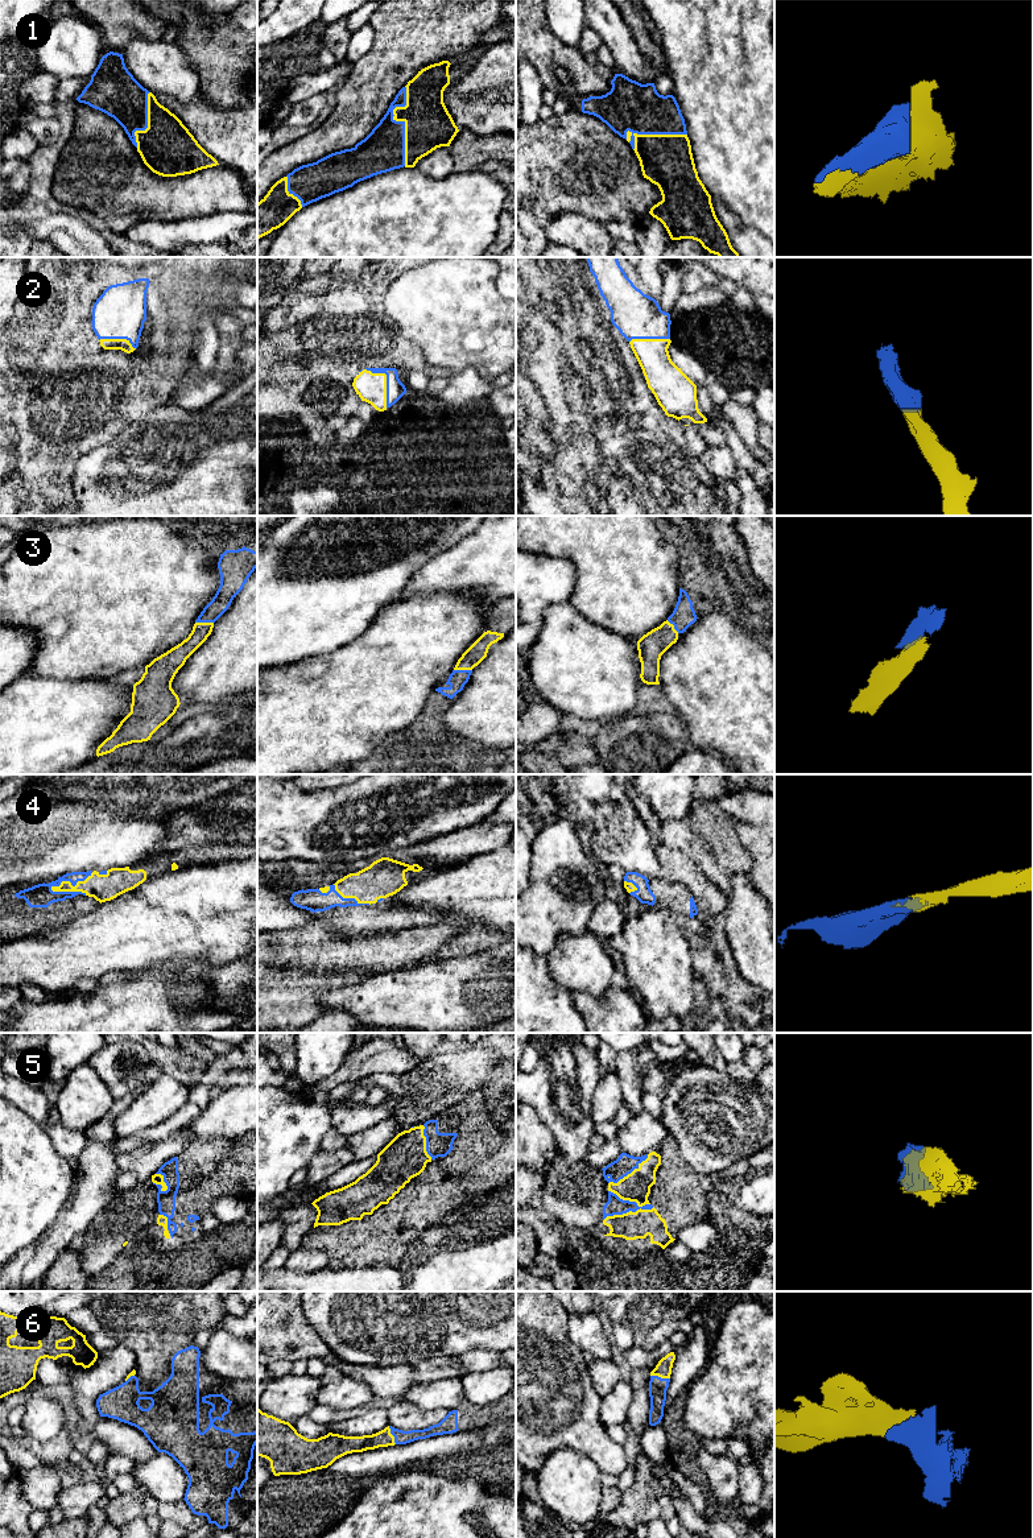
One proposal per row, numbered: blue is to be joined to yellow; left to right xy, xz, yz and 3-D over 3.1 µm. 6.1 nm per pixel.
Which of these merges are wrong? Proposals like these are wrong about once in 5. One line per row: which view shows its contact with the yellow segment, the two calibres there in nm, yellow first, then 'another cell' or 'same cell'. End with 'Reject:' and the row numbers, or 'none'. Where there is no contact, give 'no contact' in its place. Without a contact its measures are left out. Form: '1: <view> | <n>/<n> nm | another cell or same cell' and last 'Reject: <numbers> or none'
1: xz | 280/260 nm | same cell
2: xz | 180/110 nm | same cell
3: xy | 120/120 nm | same cell
4: xy | 160/140 nm | same cell
5: yz | 170/110 nm | same cell
6: yz | 100/110 nm | same cell
Reject: none

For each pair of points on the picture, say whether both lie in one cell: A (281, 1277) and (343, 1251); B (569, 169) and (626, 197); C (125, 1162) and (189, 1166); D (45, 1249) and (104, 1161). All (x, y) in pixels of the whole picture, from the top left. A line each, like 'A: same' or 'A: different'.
A: different
B: same
C: different
D: same

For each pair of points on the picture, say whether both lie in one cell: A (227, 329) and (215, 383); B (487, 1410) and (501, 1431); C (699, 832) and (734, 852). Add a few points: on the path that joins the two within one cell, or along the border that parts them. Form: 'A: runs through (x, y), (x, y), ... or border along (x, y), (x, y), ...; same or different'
A: runs through (227, 342), (227, 367), (224, 369); same
B: border along (501, 1415), (466, 1431); different
C: runs through (707, 839), (720, 852), (726, 852); same

